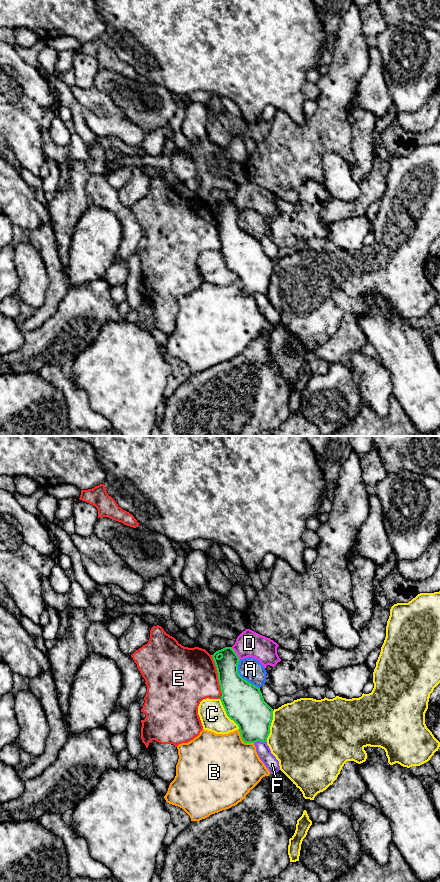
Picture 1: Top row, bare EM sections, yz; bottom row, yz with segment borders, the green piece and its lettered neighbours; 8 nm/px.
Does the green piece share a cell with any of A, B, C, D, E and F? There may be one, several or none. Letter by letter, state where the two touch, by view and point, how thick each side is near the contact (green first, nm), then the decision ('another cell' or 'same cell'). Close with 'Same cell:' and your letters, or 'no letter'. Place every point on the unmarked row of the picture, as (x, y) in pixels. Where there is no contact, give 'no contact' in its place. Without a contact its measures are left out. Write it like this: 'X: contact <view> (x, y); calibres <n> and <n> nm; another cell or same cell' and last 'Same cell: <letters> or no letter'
A: contact yz (241, 229); calibres 320 and 190 nm; another cell
B: contact yz (243, 292); calibres 300 and 480 nm; another cell
C: contact yz (226, 265); calibres 320 and 220 nm; another cell
D: contact yz (235, 205); calibres 190 and 200 nm; another cell
E: contact yz (218, 229); calibres 300 and 440 nm; another cell
F: contact yz (260, 292); calibres 300 and 110 nm; another cell
Same cell: no letter

